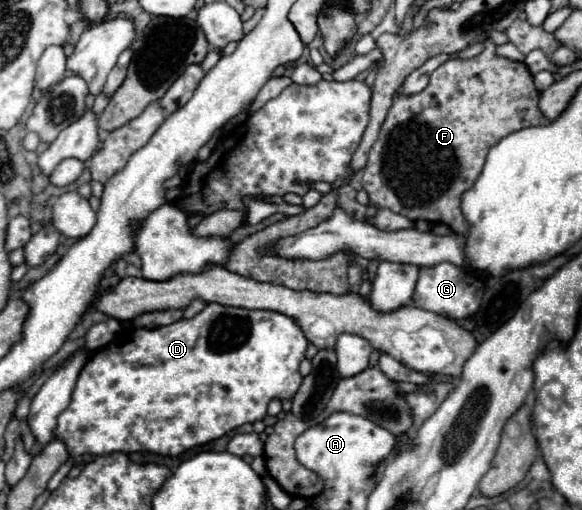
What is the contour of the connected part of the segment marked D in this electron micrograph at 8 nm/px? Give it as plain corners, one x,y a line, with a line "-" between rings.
217,302
207,304
193,318
181,318
169,326
159,326
159,328
151,328
151,330
149,328
135,328
131,334
131,340
127,340
121,346
107,346
107,348
97,350
89,358
89,364
83,366
77,386
71,396
71,404
57,418
55,438
67,446
71,456
81,456
81,454
101,456
101,454
111,454
111,452
127,452
127,454
129,452
155,452
155,454
163,454
163,456
179,456
181,452
201,446
201,444
207,444
211,440
217,440
243,424
253,424
257,420
263,420
269,400
273,400
273,398
291,400
303,380
303,376
299,374
299,362
305,358
307,344
309,342
307,342
305,334
301,332
297,322
289,316
283,316
283,314
271,312
271,310
233,308
233,306
223,306

